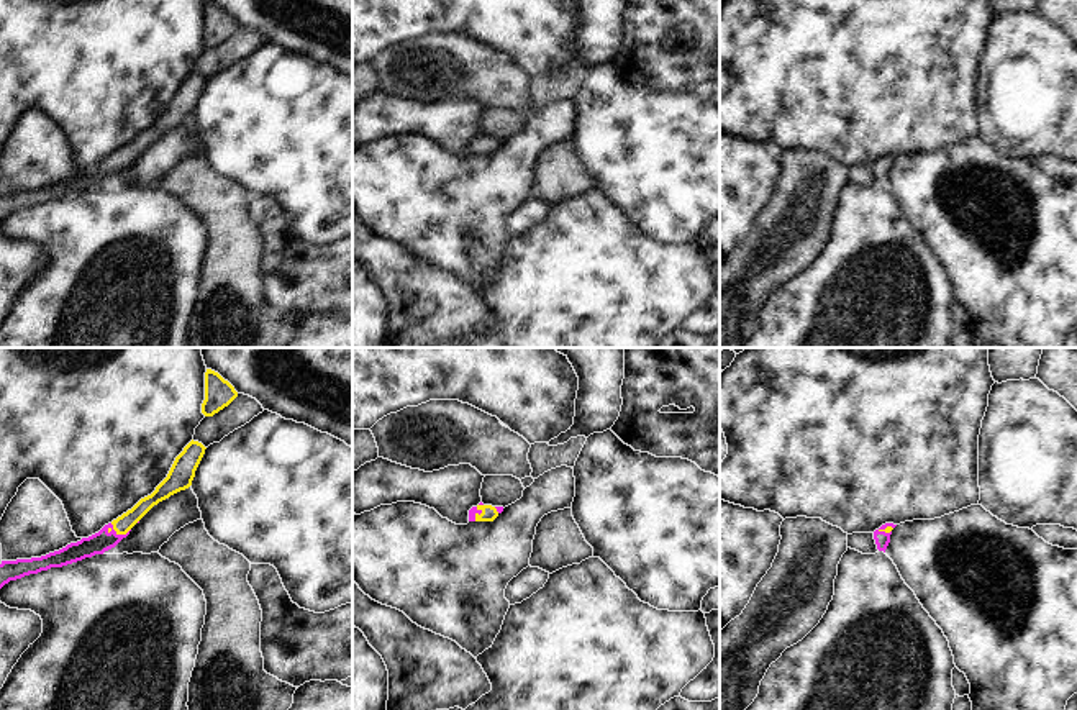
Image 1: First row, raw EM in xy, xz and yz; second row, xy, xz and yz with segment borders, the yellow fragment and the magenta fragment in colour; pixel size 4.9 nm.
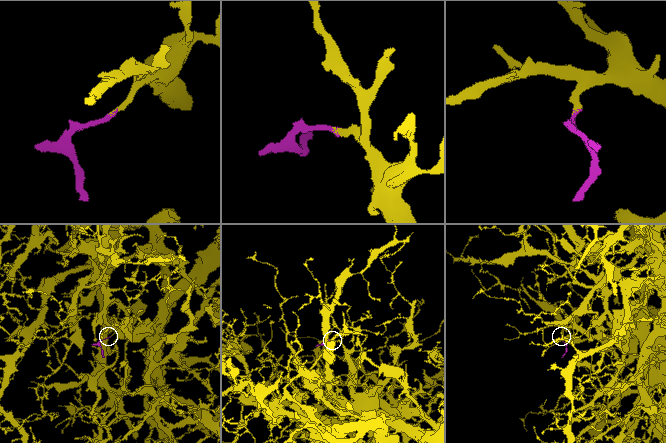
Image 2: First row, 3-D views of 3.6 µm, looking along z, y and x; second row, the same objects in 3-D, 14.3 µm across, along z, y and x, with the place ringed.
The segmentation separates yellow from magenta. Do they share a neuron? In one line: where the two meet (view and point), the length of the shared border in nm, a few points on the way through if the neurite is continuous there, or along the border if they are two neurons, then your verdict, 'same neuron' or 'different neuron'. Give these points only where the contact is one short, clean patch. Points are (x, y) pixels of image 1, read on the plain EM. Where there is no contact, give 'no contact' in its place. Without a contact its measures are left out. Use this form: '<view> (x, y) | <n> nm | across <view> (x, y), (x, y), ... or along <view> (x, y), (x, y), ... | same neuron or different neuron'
xy (118, 166) | 120 nm | across xy (122, 158), (118, 166), (99, 176) | same neuron

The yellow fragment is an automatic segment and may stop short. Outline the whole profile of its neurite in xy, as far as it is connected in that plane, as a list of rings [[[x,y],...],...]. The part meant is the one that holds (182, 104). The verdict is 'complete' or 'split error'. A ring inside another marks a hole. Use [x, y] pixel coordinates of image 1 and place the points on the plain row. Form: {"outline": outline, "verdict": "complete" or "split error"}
{"outline": [[[192,72],[175,90],[167,110],[156,120],[156,123],[141,131],[131,143],[105,157],[98,166],[41,190],[2,193],[0,221],[10,213],[38,207],[51,200],[62,200],[115,180],[154,138],[192,118],[205,82],[207,80],[202,75]]], "verdict": "split error"}

